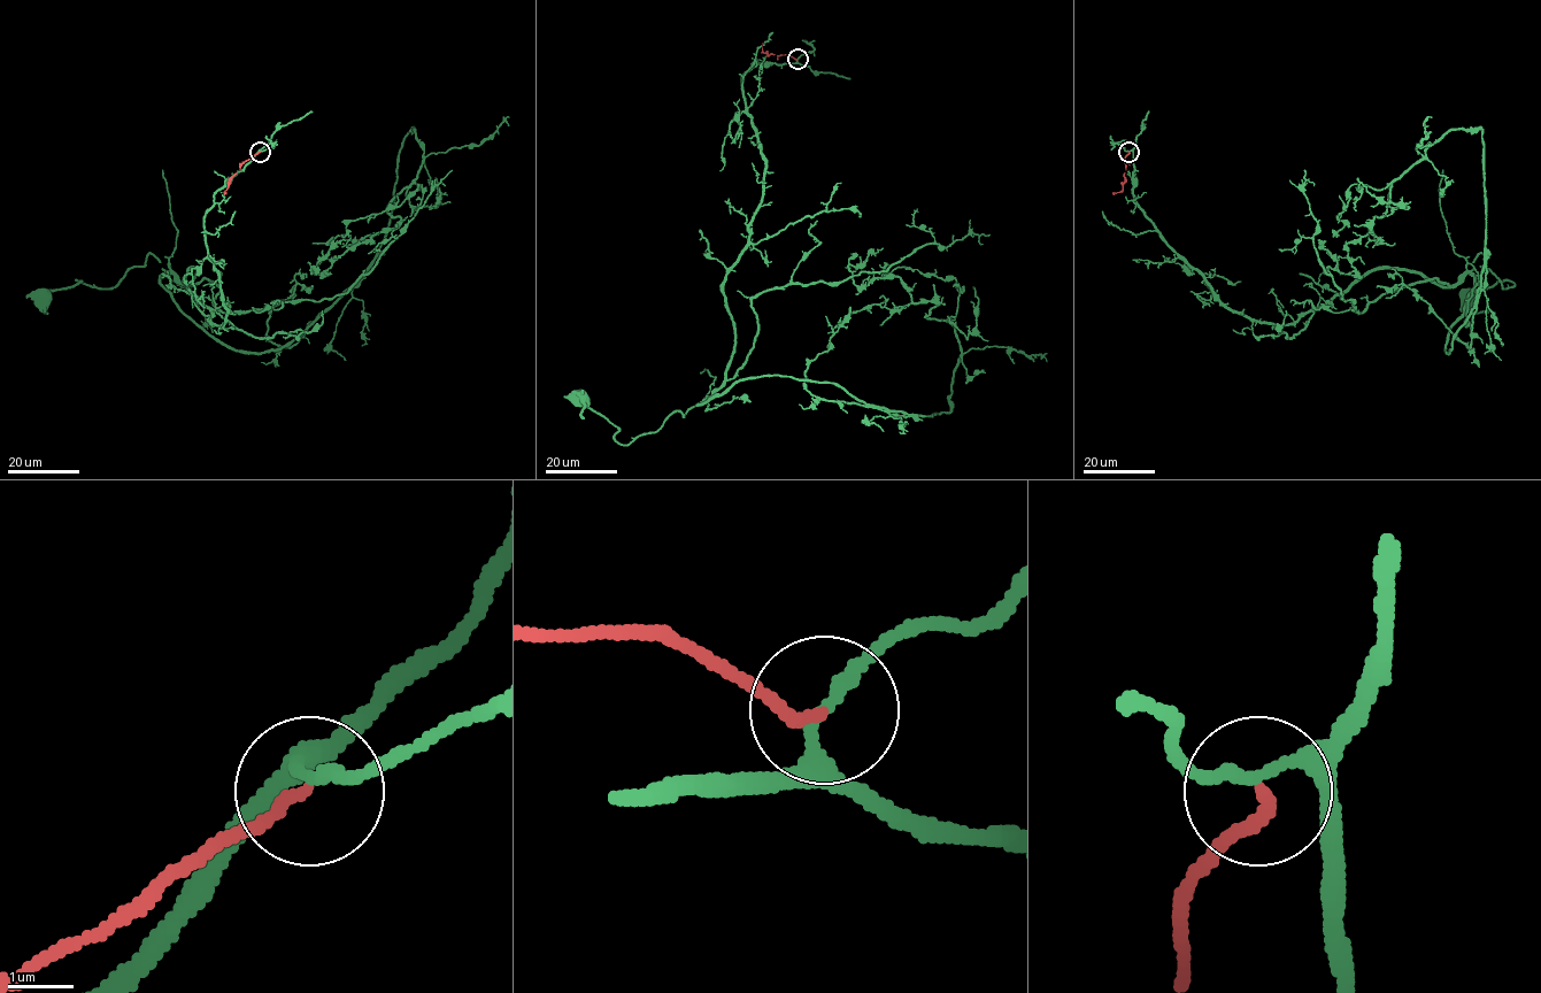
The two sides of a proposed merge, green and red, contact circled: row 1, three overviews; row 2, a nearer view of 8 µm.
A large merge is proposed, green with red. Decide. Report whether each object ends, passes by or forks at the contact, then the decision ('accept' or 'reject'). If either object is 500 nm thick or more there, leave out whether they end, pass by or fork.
green forks there; red ends there; reject

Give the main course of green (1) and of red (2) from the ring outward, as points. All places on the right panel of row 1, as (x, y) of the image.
1: (1129, 152), (1137, 207), (1255, 320), (1292, 325), (1381, 269), (1454, 286), (1481, 253), (1515, 284), (1469, 298)
2: (1129, 152), (1124, 158), (1123, 190), (1112, 192)

